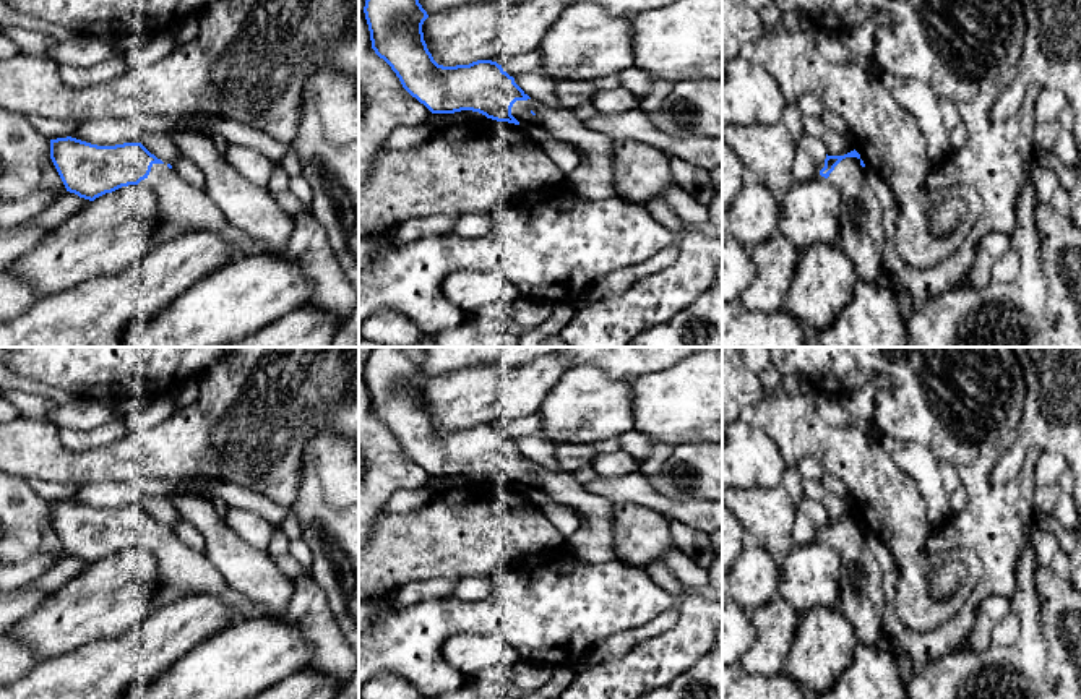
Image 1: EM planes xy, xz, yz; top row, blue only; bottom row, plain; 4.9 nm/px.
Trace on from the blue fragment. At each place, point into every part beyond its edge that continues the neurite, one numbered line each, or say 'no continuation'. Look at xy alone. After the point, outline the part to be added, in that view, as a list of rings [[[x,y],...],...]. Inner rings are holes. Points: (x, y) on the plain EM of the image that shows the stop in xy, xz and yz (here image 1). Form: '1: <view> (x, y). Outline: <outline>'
1: xy (182, 571). Outline: [[[166,525],[153,527],[140,548],[153,551],[157,560],[154,610],[188,595],[205,594],[219,597],[235,615],[234,623],[261,616],[261,605],[230,589],[205,553],[190,548]]]

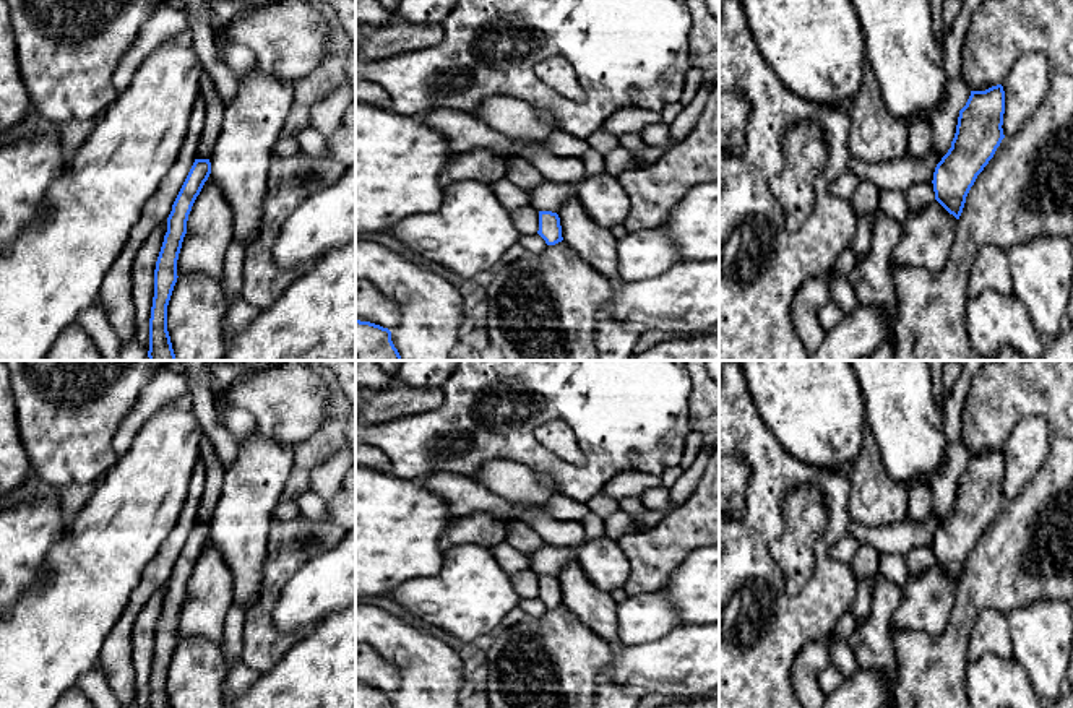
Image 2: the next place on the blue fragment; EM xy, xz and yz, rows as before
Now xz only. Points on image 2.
1: xz (546, 561). Outline: [[[544,544],[537,550],[528,555],[529,568],[537,575],[558,576],[560,572],[576,560],[578,554],[575,547],[552,547]]]

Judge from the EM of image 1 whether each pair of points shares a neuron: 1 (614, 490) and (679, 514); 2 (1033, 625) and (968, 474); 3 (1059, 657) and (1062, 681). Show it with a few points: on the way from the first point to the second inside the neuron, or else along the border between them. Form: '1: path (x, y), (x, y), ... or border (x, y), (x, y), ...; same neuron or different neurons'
1: path (630, 490), (638, 490), (663, 505); same neuron
2: border (1025, 547), (1016, 566), (1016, 584), (1008, 596); different neurons
3: path (1062, 664), (1062, 675); same neuron

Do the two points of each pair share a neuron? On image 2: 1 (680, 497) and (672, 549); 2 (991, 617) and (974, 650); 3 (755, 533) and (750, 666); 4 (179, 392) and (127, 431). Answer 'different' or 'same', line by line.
1: different
2: same
3: same
4: same

